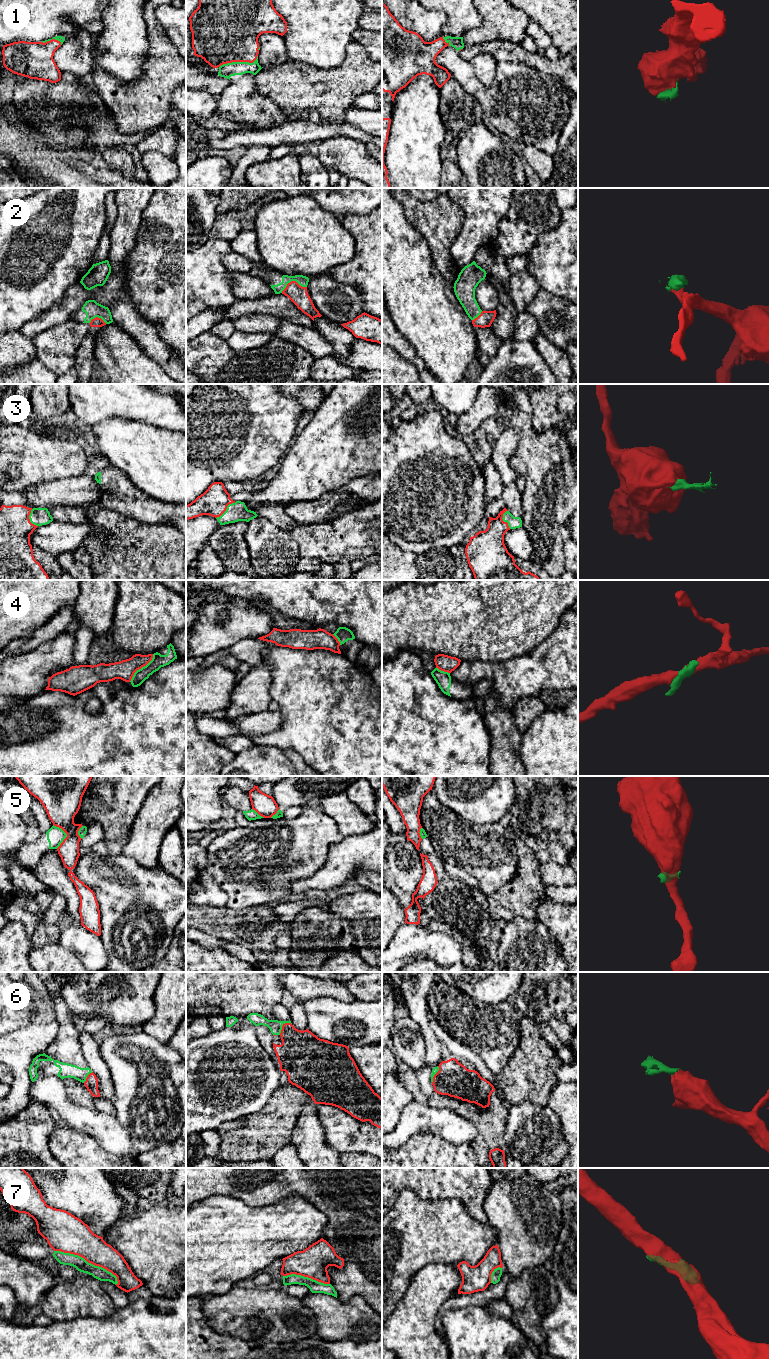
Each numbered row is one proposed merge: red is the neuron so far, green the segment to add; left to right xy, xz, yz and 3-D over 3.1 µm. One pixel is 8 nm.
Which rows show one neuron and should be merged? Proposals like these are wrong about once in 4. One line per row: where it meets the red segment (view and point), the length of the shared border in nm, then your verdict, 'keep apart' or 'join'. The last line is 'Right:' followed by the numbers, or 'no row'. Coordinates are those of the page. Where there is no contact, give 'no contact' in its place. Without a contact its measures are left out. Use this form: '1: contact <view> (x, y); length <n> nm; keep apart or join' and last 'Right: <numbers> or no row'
1: contact xz (239, 61); length 320 nm; join
2: contact xz (292, 281); length 220 nm; join
3: contact xz (226, 508); length 200 nm; join
4: contact xy (141, 667); length 300 nm; keep apart
5: contact xy (67, 835); length 200 nm; keep apart
6: contact xz (282, 1026); length 140 nm; join
7: contact xy (88, 1262); length 600 nm; keep apart
Right: 1, 2, 3, 6

